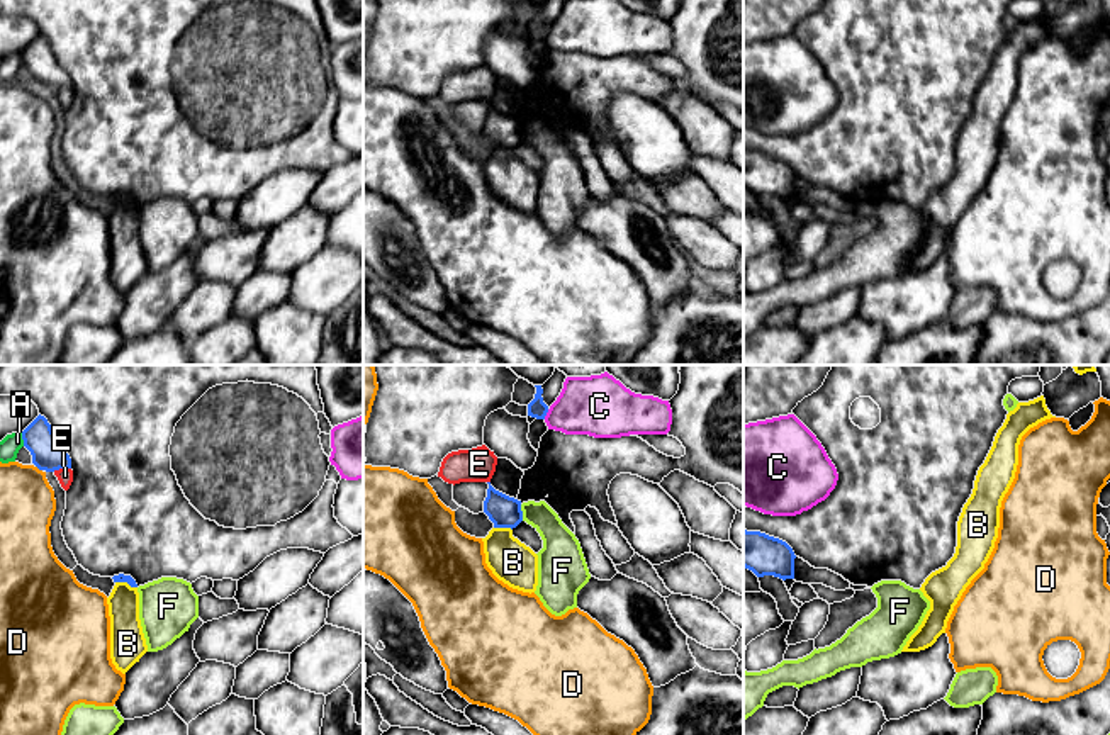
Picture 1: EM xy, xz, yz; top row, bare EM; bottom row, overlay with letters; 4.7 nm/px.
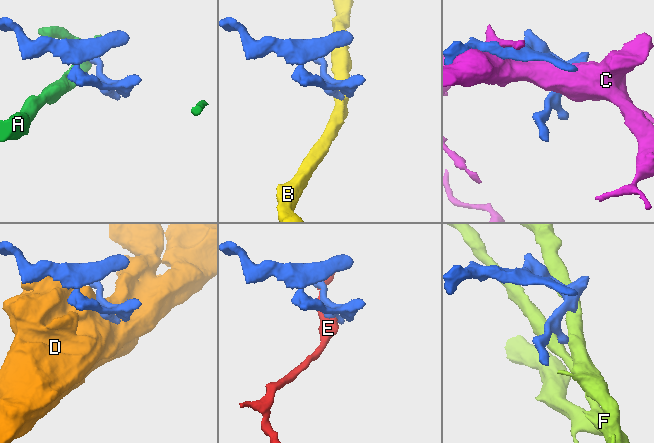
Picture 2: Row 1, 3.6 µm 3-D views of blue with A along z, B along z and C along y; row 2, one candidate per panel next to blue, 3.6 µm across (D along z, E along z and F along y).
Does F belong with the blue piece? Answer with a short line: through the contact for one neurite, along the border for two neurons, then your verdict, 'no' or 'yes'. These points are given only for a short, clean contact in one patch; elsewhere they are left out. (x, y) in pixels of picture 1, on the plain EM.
line xz (520, 124), (523, 140); no

